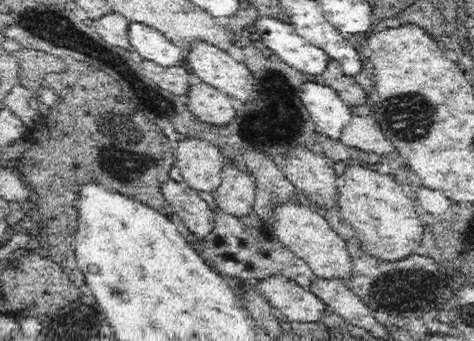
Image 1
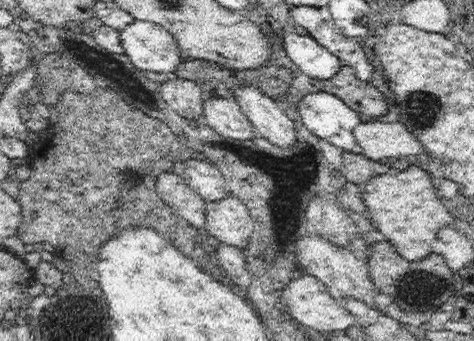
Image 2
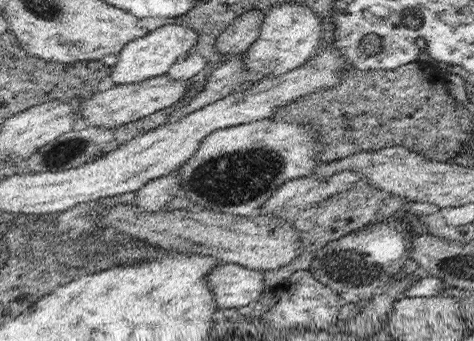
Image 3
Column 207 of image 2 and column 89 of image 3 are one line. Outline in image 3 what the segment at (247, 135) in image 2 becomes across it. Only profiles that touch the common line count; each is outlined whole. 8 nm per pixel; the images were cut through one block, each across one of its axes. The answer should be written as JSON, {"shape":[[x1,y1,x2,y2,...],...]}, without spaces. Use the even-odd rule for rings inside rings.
{"shape":[[167,72,159,76,151,76,141,82,131,82,131,84,115,84,115,88,109,88,105,92,97,92,91,100,83,102,81,118,87,120,91,126,105,126,105,128,115,128,133,120,139,120,143,116,149,116,161,108,167,108,183,98,183,94,189,92,191,80,173,80]]}

